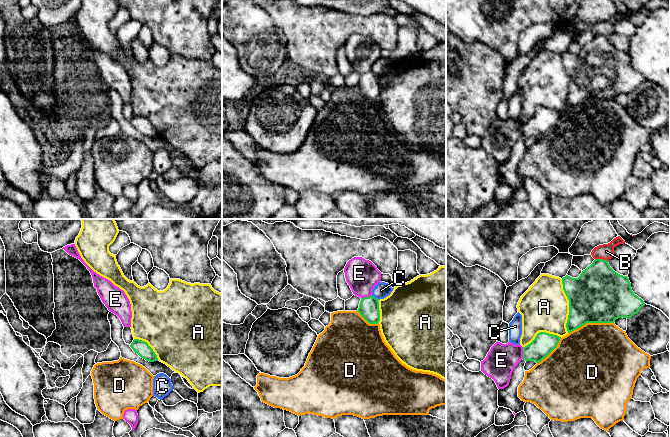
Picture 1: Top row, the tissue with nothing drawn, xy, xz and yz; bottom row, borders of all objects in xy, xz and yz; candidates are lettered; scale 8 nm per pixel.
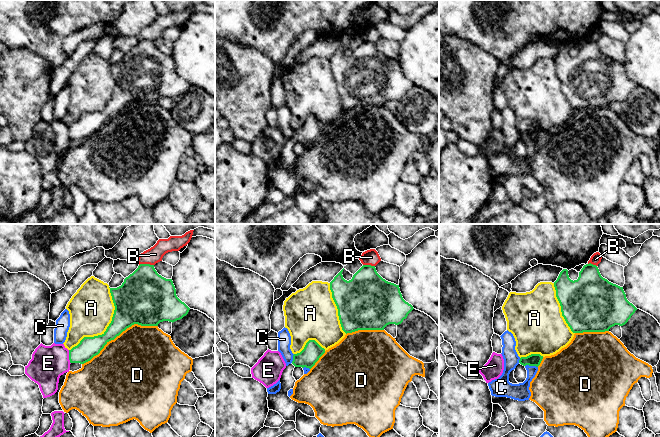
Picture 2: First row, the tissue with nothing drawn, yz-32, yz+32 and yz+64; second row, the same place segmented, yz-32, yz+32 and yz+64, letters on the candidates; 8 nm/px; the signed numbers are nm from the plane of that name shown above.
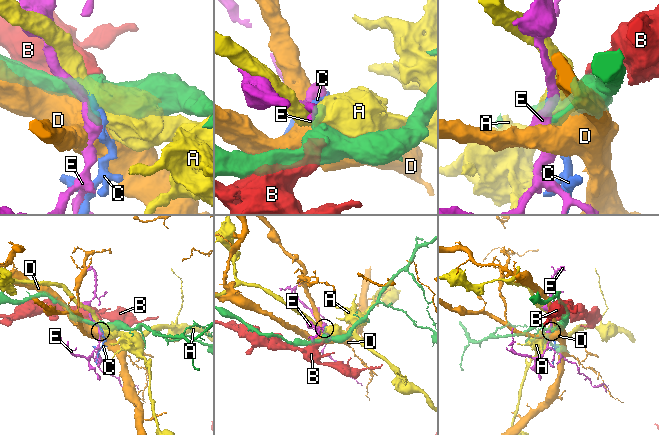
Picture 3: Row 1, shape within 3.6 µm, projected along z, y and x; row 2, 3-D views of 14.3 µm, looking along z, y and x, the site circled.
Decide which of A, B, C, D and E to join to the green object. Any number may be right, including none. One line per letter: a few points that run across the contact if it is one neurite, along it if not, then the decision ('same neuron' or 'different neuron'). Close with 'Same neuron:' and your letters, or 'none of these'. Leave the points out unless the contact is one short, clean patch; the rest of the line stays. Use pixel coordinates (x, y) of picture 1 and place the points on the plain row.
A: different neuron
B: different neuron
C: line xz (371, 71), (378, 75); different neuron
D: different neuron
E: line yz (522, 123), (523, 134); different neuron
Same neuron: none of these

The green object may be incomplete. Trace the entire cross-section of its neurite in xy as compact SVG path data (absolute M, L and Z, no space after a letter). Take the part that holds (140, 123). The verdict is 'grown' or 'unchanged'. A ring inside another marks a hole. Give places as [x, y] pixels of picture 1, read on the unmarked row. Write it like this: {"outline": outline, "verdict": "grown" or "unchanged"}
{"outline": "M134 115L130 123L135 129L137 129L141 134L145 135L146 137L154 138L158 136L157 131L155 130L153 125L145 117Z", "verdict": "unchanged"}

